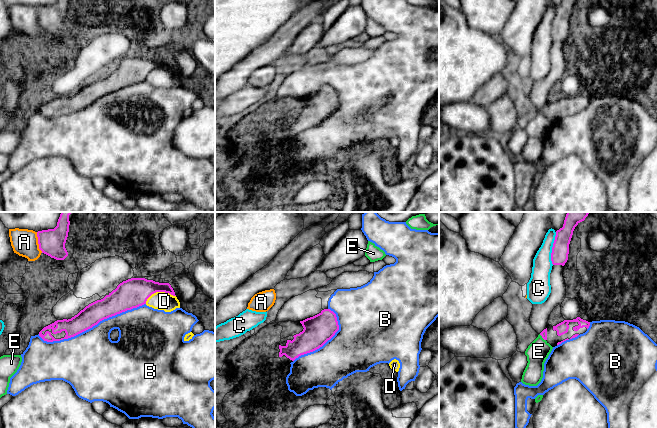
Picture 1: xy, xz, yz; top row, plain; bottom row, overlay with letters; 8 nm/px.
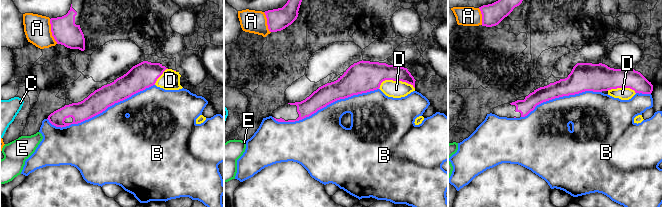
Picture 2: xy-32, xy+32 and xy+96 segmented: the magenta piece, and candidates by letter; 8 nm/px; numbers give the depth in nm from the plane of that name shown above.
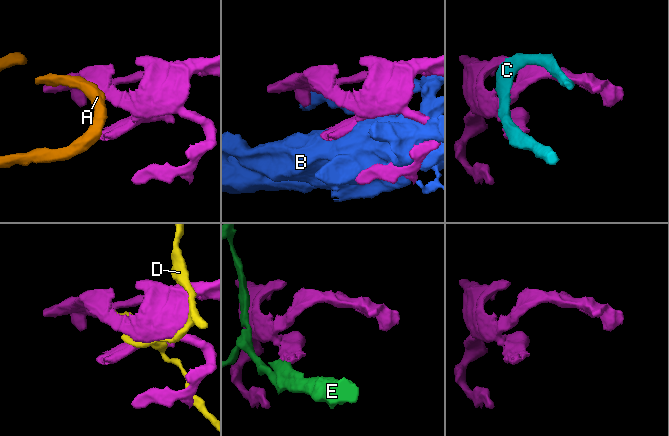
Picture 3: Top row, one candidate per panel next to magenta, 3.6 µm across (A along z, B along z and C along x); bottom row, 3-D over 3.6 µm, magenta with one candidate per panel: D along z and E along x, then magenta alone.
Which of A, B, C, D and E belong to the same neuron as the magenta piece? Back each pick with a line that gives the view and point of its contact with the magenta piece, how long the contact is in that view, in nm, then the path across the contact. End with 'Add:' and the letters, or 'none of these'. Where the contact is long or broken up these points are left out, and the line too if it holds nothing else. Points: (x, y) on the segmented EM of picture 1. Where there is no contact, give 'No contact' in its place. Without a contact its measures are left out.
Add: none of these

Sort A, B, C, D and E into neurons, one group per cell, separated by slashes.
A C / B / D / E

